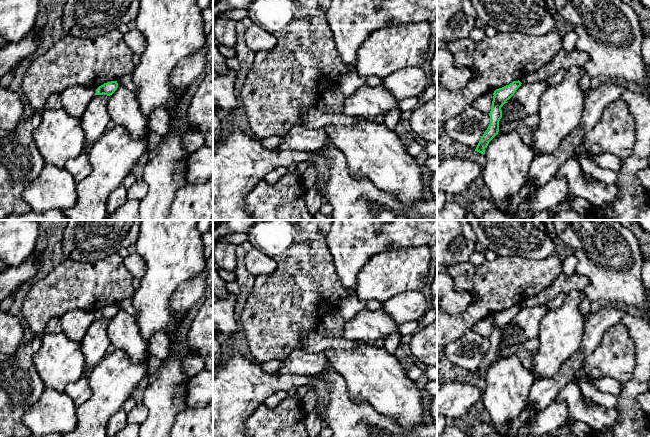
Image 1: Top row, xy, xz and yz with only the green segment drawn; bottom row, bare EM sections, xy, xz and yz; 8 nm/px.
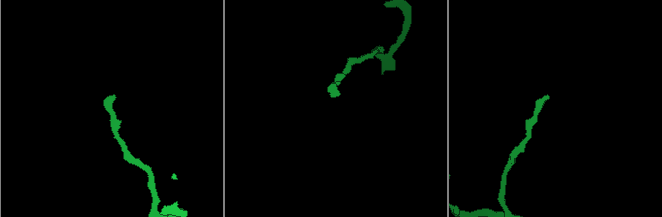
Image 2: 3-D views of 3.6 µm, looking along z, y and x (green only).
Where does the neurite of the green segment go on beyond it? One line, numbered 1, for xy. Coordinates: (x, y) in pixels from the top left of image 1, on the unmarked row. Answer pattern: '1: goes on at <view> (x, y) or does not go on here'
1: does not go on here

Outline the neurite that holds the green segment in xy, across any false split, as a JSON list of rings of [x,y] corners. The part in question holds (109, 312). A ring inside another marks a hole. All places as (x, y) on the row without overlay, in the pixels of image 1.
[[[111,305],[104,307],[103,309],[99,310],[96,313],[95,319],[107,319],[110,320],[112,319],[118,312],[118,307],[117,305]]]

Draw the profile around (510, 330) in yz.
[[[512,321],[506,325],[506,327],[501,331],[502,334],[502,340],[510,338],[514,335],[521,334],[521,329],[514,325]]]

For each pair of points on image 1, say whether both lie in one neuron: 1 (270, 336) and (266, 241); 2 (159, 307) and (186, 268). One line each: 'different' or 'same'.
1: same
2: same

